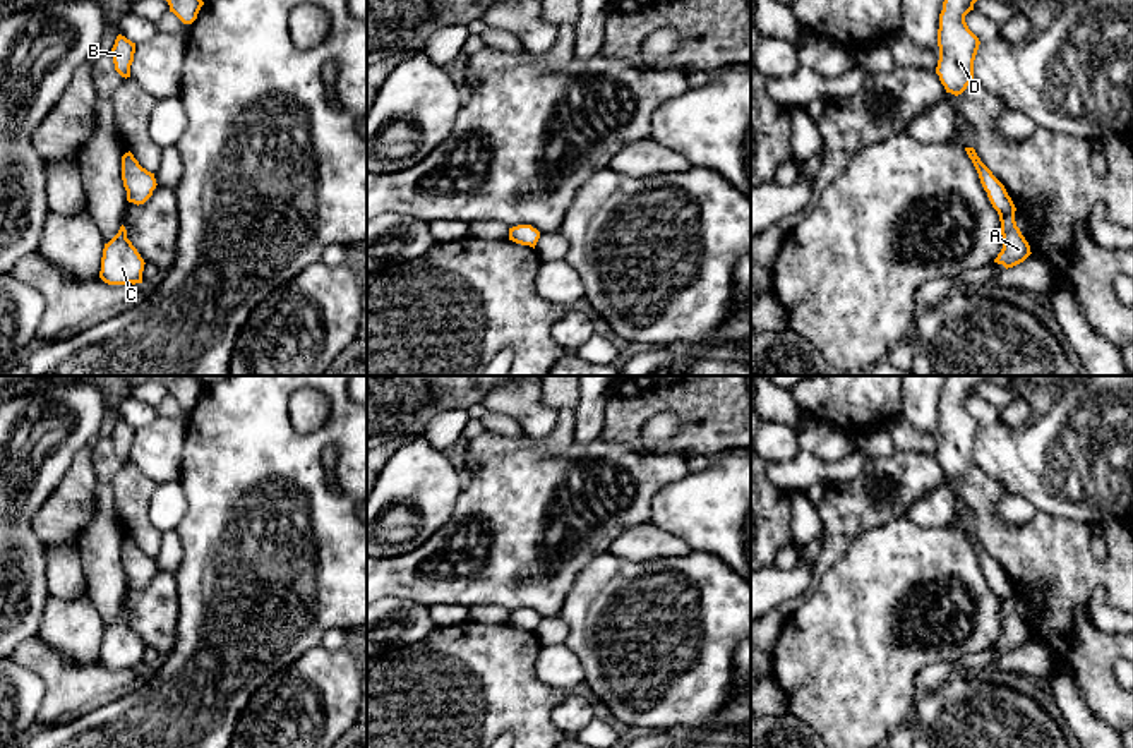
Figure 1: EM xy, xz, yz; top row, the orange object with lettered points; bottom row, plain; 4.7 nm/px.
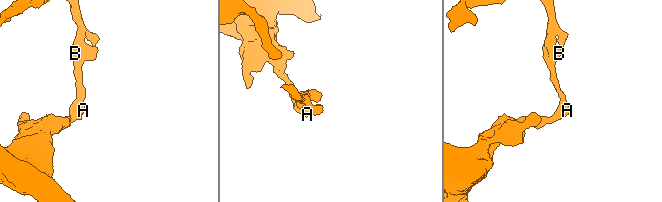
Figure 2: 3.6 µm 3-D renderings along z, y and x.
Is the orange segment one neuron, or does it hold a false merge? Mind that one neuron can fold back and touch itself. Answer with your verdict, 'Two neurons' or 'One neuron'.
Two neurons

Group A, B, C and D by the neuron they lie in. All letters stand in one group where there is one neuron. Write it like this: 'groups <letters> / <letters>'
groups A C / B D

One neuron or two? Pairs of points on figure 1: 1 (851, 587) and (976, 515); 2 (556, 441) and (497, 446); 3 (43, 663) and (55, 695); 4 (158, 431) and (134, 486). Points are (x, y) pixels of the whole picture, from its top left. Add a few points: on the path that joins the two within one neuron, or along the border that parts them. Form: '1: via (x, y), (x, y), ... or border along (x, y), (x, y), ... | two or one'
1: border along (953, 525), (964, 532) | two
2: via (542, 445), (511, 445) | one
3: via (52, 671), (55, 675), (55, 687) | one
4: border along (131, 460), (158, 484) | two

